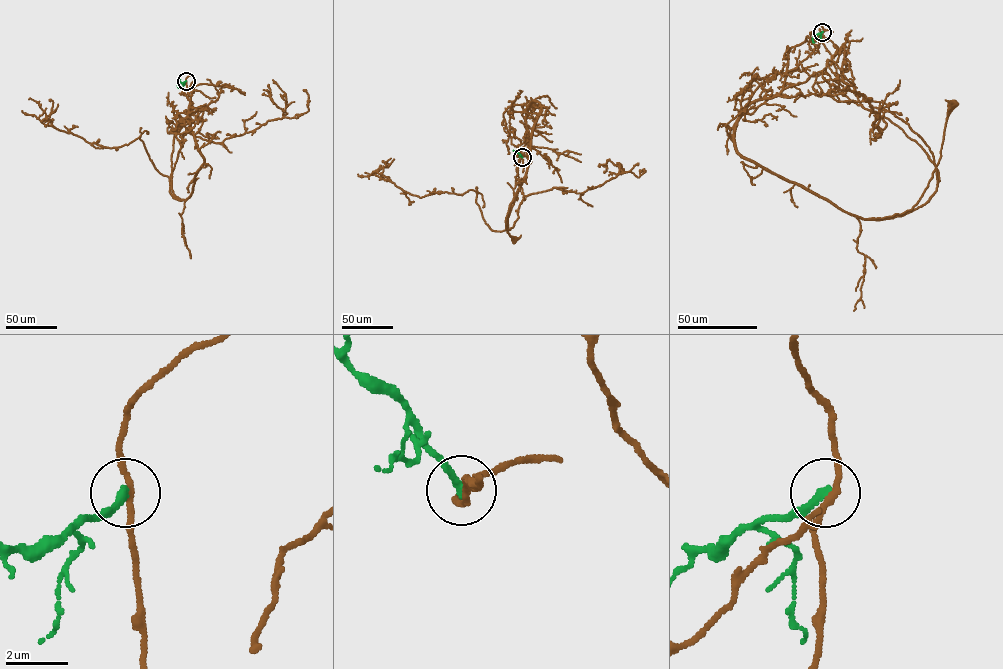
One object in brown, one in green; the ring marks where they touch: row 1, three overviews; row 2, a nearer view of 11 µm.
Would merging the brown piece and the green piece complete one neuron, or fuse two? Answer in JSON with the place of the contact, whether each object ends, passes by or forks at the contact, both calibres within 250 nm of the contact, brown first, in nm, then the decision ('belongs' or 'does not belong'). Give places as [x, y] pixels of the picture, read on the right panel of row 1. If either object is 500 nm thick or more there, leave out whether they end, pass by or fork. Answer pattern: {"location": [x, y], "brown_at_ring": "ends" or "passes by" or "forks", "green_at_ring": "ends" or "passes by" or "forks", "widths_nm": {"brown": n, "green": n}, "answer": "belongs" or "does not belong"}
{"location": [822, 32], "brown_at_ring": "passes by", "green_at_ring": "ends", "widths_nm": {"brown": 190, "green": 280}, "answer": "does not belong"}

